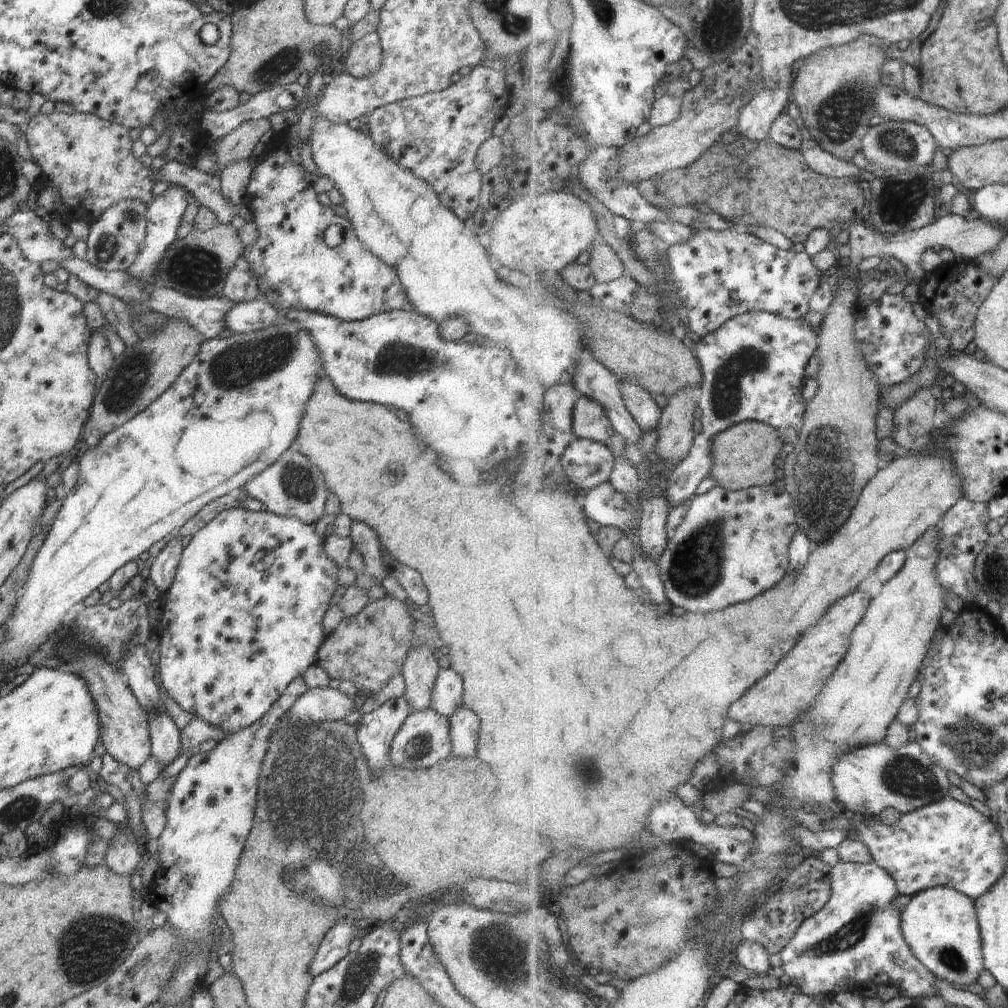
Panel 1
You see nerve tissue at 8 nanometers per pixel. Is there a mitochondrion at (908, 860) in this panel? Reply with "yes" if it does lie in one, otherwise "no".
no

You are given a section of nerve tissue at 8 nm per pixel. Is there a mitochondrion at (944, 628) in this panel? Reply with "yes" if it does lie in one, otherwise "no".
no

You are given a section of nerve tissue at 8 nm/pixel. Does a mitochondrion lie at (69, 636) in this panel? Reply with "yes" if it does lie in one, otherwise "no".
no

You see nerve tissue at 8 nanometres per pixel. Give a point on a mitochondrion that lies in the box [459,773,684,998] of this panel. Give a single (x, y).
(493, 952)

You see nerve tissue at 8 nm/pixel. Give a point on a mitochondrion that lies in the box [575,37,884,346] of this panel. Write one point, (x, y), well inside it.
(837, 118)

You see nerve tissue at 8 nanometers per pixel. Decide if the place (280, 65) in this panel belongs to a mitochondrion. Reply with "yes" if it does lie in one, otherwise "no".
yes

